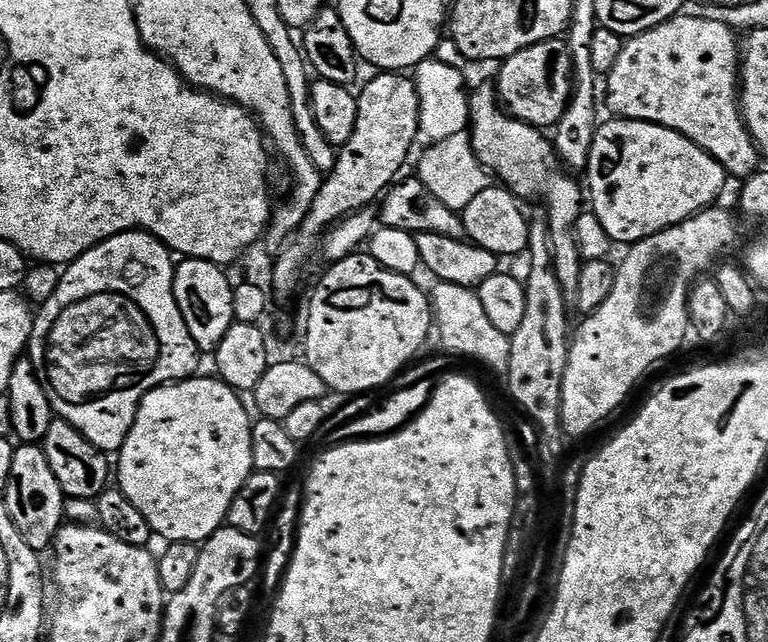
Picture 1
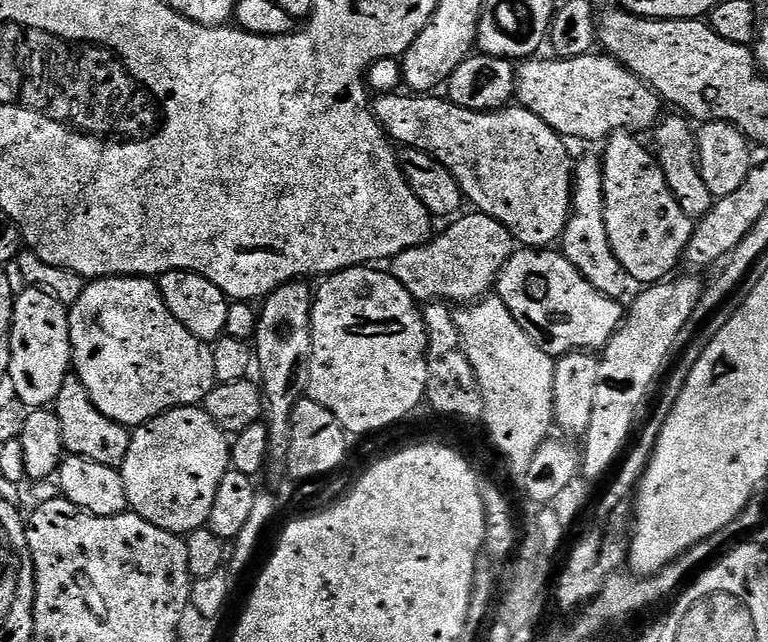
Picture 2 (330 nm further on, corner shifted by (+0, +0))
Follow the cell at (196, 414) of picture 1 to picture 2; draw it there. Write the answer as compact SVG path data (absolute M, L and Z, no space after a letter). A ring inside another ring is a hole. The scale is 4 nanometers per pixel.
M203 407L171 408L161 416L148 420L132 432L130 450L126 450L124 464L118 471L126 486L128 506L146 522L167 532L187 534L207 525L218 482L230 471L232 449L229 433L221 430Z

